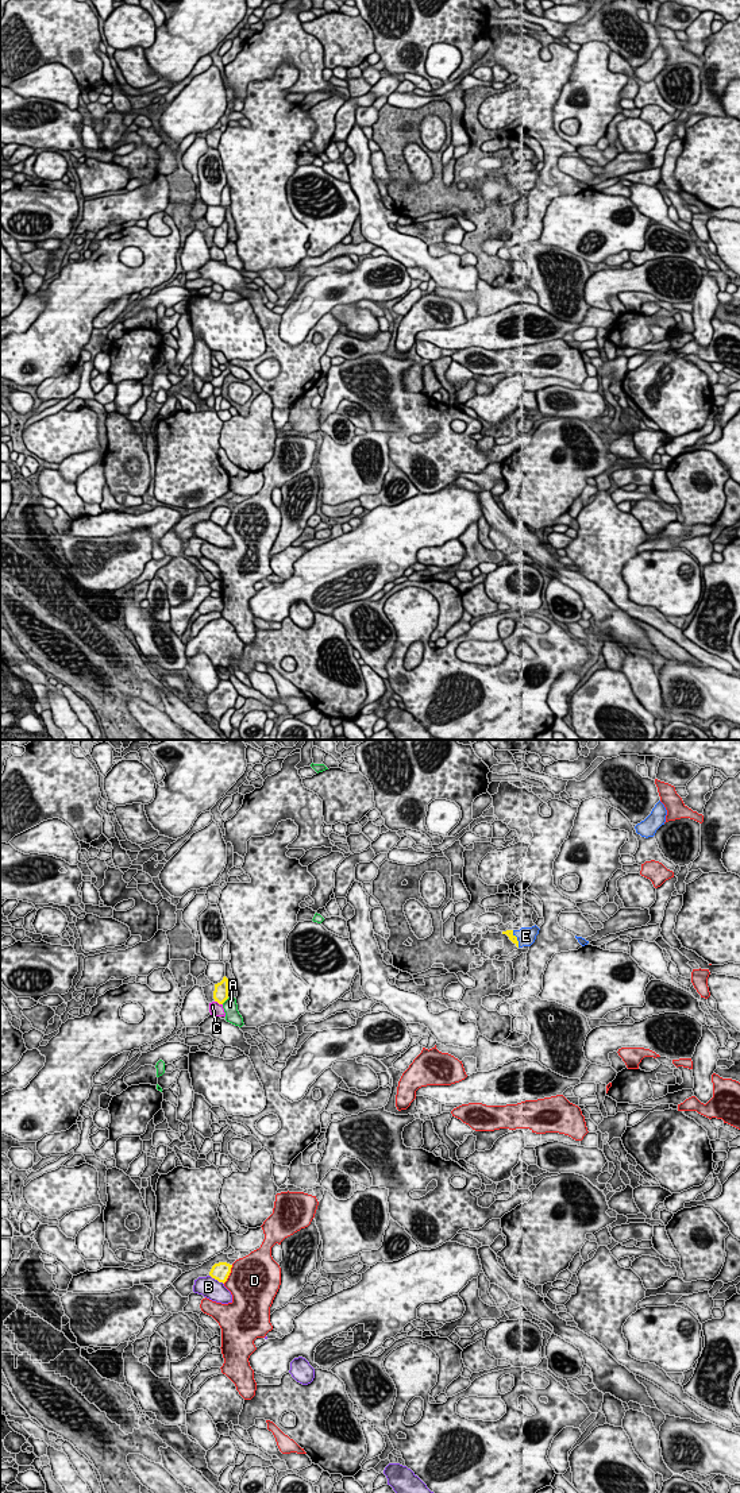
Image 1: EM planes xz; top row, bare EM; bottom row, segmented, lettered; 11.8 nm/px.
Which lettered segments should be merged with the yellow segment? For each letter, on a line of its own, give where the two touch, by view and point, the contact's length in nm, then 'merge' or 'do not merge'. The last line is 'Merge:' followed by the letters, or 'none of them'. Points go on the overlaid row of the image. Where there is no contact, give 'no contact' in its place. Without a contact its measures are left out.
A: xz (224, 1000) | 120 nm | do not merge
B: xz (216, 1279) | 220 nm | do not merge
C: xz (219, 1003) | 110 nm | do not merge
D: xz (228, 1274) | 260 nm | do not merge
E: xz (516, 938) | 220 nm | merge
Merge: E

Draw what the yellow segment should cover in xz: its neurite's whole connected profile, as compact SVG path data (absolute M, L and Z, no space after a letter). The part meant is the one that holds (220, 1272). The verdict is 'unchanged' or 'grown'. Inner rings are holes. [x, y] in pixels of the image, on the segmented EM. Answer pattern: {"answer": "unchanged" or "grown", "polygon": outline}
{"answer": "unchanged", "polygon": "M227 1262L215 1264L209 1272L209 1276L224 1284L231 1273L231 1268L232 1265Z"}

